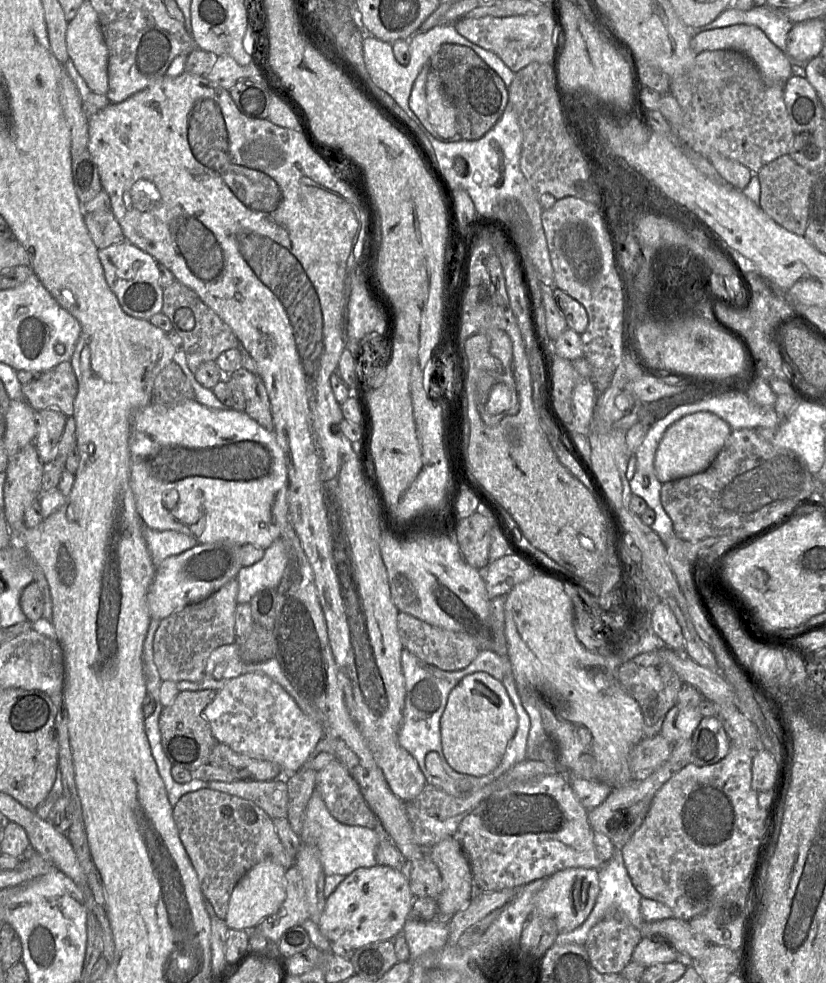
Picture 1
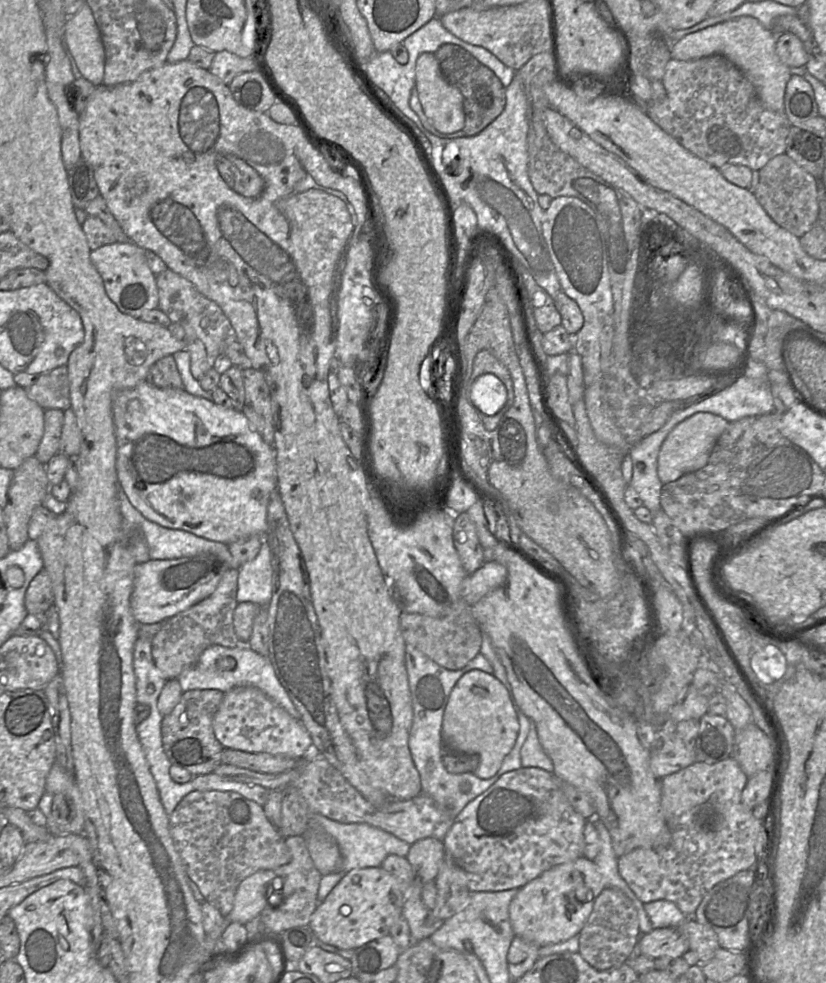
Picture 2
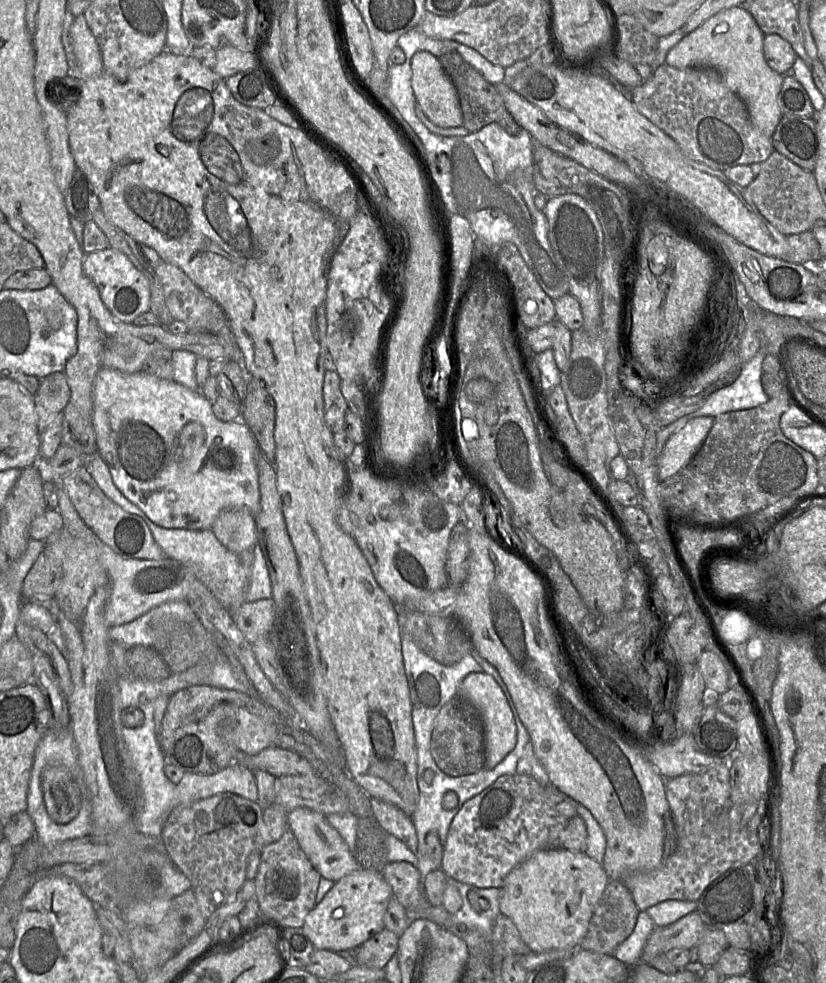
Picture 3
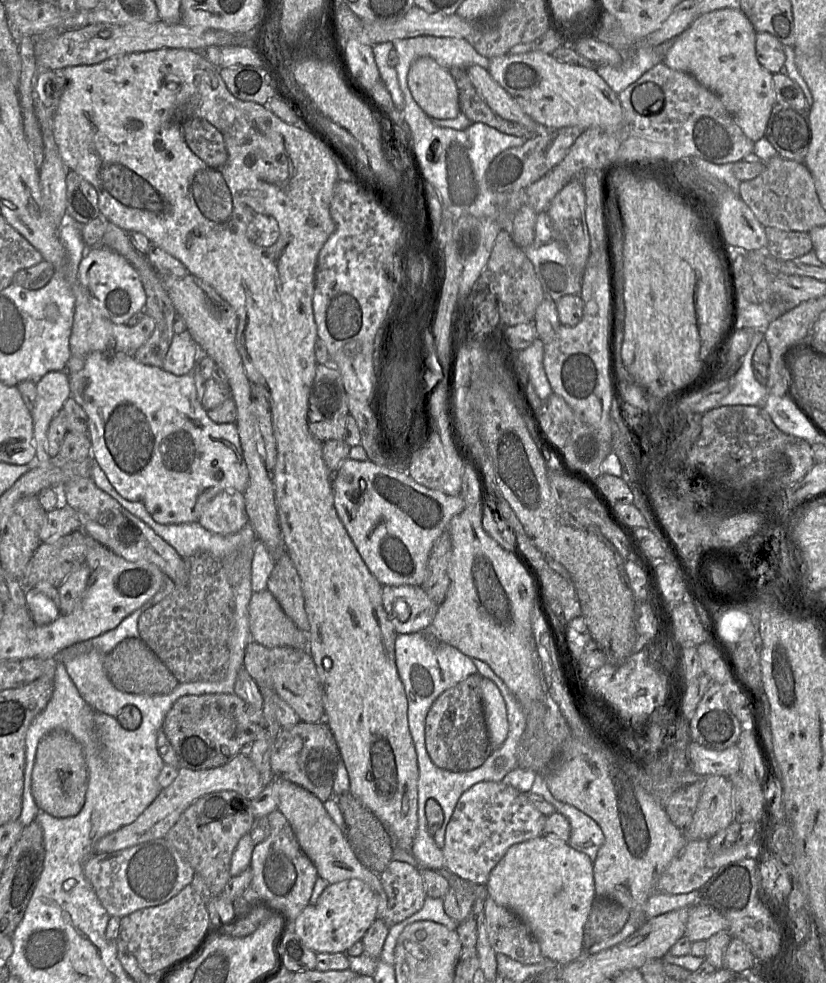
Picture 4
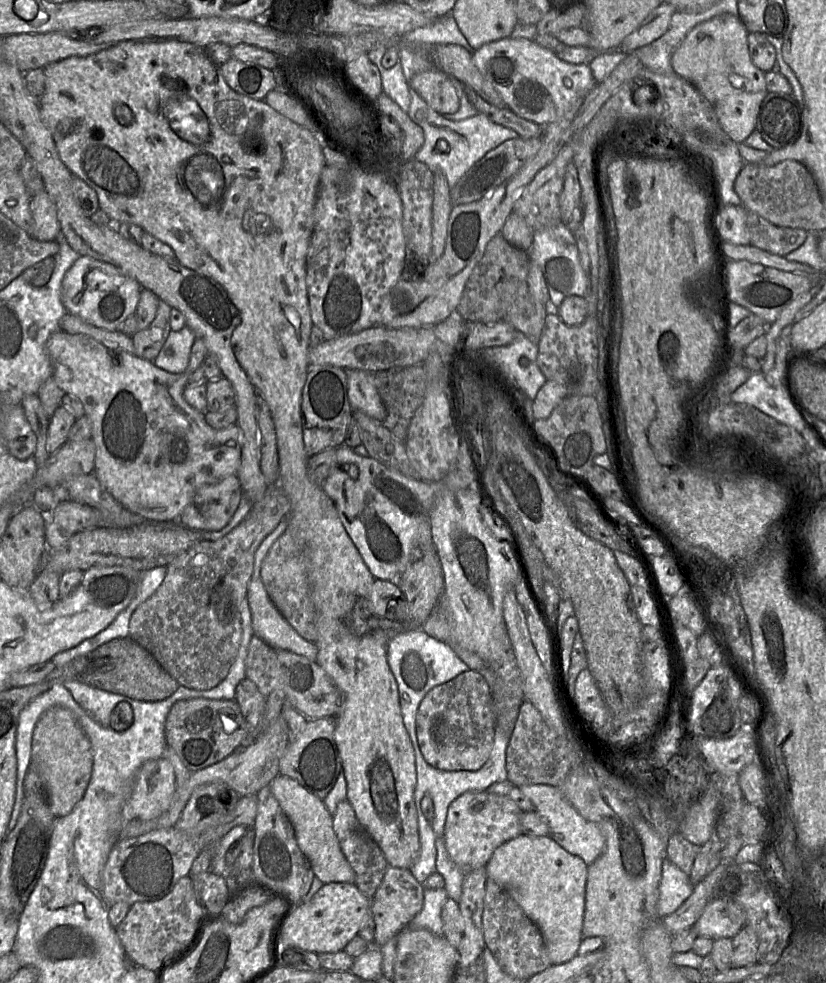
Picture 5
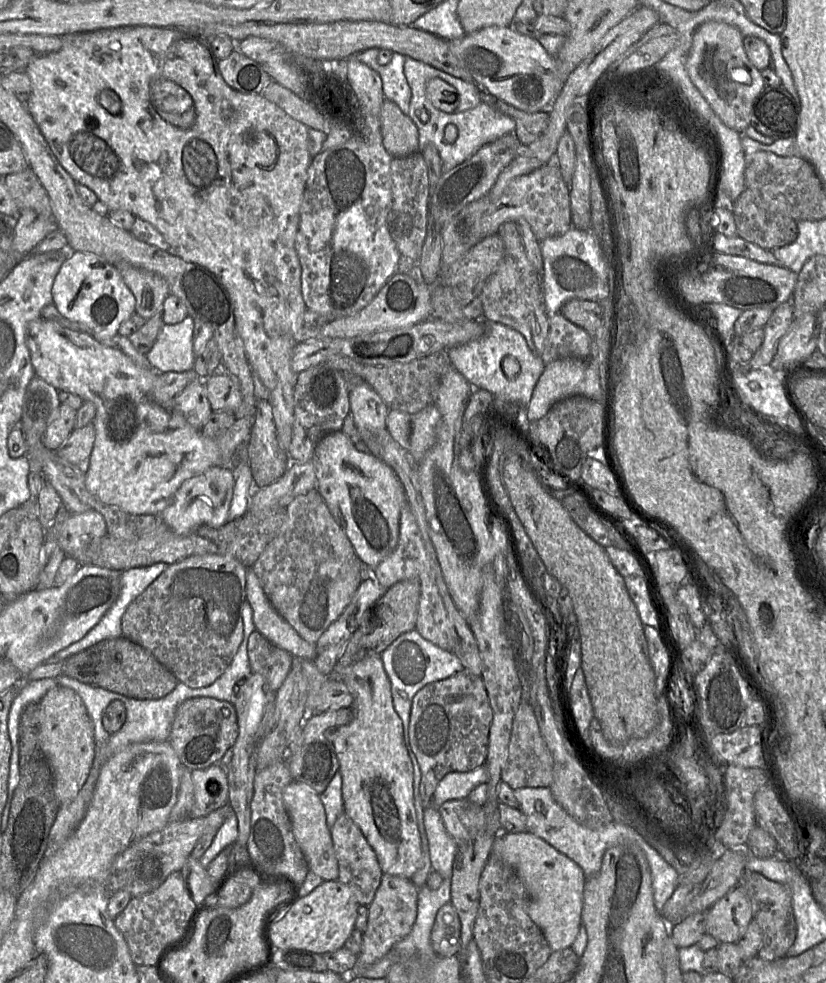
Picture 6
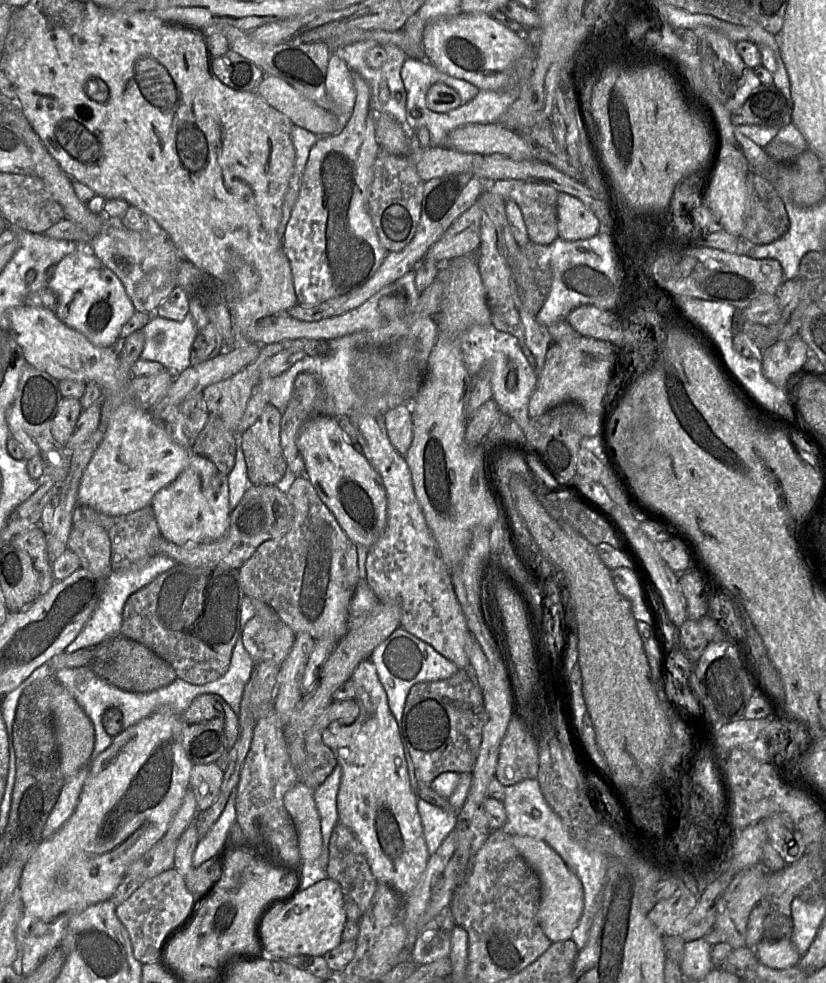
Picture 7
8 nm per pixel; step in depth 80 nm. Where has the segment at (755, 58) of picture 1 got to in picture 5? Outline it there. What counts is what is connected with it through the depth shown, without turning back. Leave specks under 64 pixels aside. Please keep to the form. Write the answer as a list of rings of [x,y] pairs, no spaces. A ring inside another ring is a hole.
[[[721,14],[696,25],[674,51],[671,65],[675,73],[688,80],[712,105],[720,126],[729,139],[743,143],[756,130],[756,119],[768,90],[765,73],[756,67],[750,57],[748,34],[740,16]]]

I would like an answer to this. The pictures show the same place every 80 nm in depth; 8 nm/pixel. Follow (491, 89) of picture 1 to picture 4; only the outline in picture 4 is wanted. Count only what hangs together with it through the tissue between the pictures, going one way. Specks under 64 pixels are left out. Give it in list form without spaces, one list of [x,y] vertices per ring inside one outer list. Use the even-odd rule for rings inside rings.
[[[450,68],[449,72],[459,91],[460,112],[464,113],[471,123],[484,123],[502,133],[524,137],[527,140],[538,136],[521,124],[495,113],[472,84],[467,68]]]

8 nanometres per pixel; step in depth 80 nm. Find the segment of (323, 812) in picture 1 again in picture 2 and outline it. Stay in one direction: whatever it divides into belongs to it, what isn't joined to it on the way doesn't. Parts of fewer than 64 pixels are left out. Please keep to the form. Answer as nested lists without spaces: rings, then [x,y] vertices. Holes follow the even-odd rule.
[[[311,813],[311,824],[317,825],[337,842],[343,859],[341,873],[358,868],[380,867],[388,855],[406,857],[410,849],[410,845],[405,841],[367,823],[341,823],[323,815]]]

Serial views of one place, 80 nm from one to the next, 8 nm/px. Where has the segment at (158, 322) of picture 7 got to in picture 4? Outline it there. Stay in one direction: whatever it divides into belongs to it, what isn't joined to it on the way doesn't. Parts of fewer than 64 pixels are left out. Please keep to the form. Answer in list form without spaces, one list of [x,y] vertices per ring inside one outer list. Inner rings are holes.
[[[187,330],[175,334],[162,369],[177,376],[188,374],[197,365],[200,352],[200,348]]]

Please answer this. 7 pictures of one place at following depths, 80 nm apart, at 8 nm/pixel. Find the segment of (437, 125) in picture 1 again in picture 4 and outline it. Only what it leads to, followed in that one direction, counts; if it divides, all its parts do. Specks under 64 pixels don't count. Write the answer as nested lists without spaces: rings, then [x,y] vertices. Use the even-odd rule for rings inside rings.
[[[424,56],[414,60],[408,73],[410,91],[431,118],[454,119],[460,113],[459,91],[449,70]]]

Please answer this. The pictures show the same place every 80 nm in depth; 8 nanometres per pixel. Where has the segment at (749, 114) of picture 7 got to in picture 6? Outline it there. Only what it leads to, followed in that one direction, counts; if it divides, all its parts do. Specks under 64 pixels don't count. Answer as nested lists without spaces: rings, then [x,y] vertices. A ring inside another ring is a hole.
[[[766,86],[753,105],[750,126],[774,141],[796,135],[799,110],[782,86]]]

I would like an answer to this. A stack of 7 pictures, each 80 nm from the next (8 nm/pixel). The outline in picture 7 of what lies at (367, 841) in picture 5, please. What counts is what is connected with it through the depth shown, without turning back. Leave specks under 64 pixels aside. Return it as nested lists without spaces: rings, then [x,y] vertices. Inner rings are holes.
[[[339,821],[330,836],[326,873],[328,878],[342,887],[364,914],[376,892],[378,881],[368,864],[363,845],[356,835]]]

